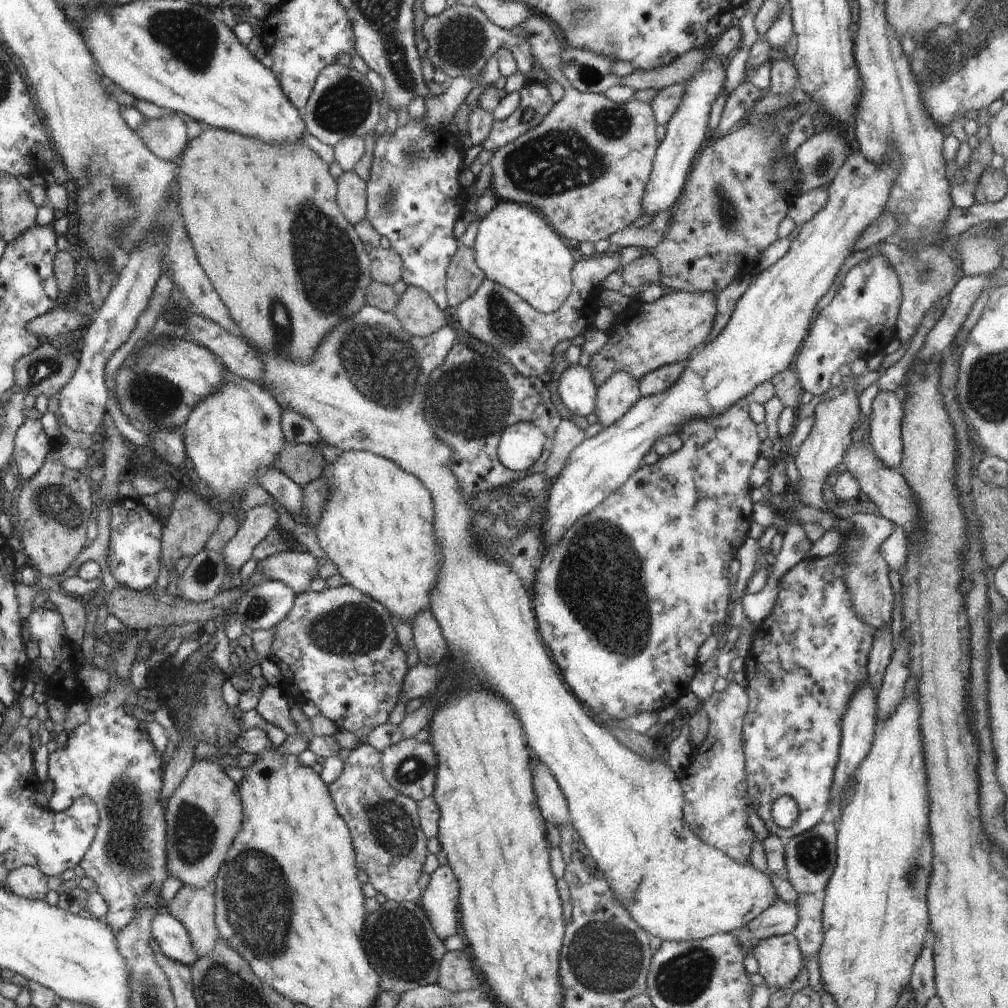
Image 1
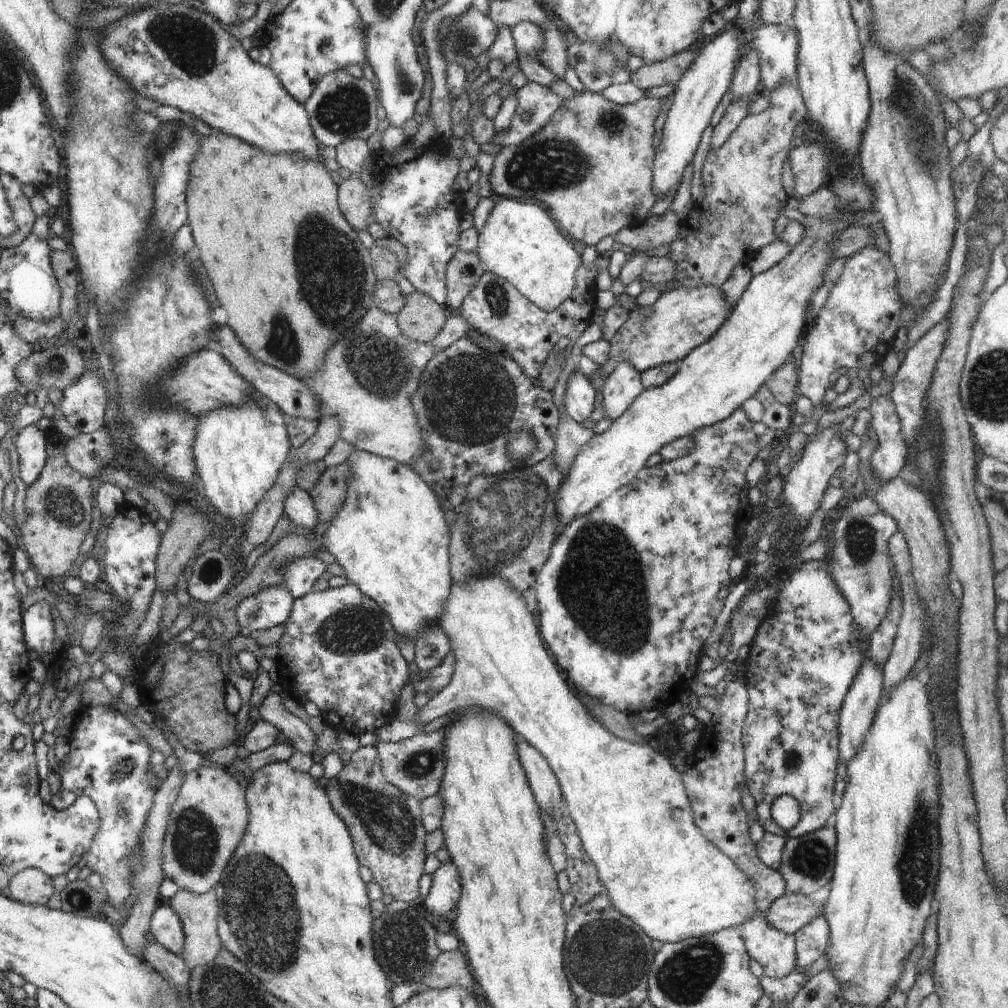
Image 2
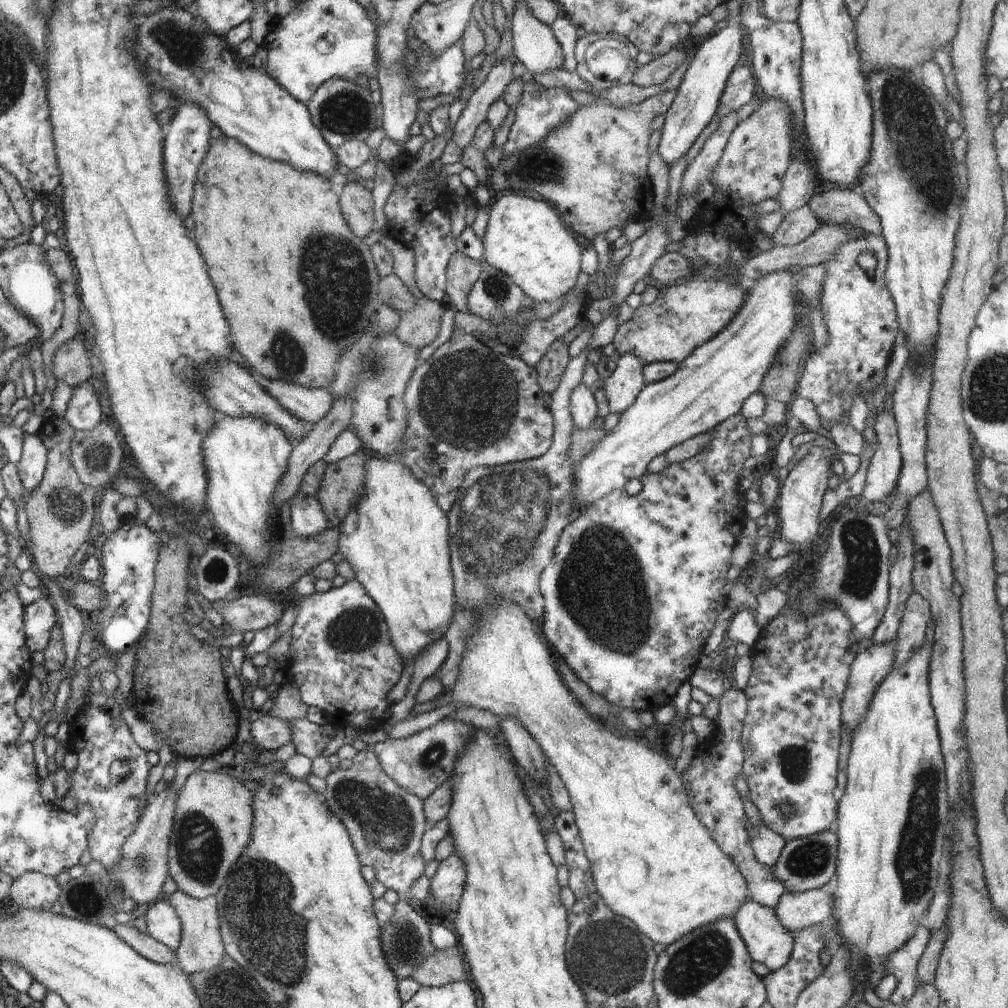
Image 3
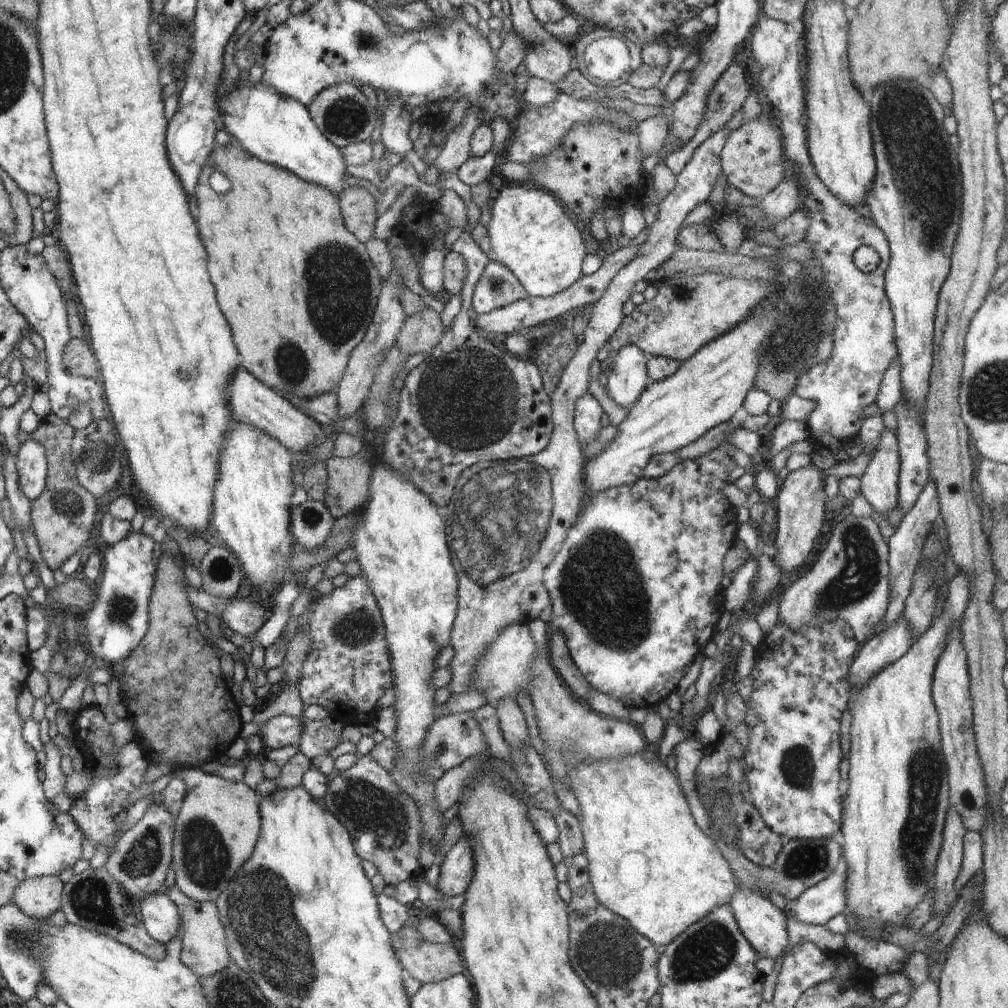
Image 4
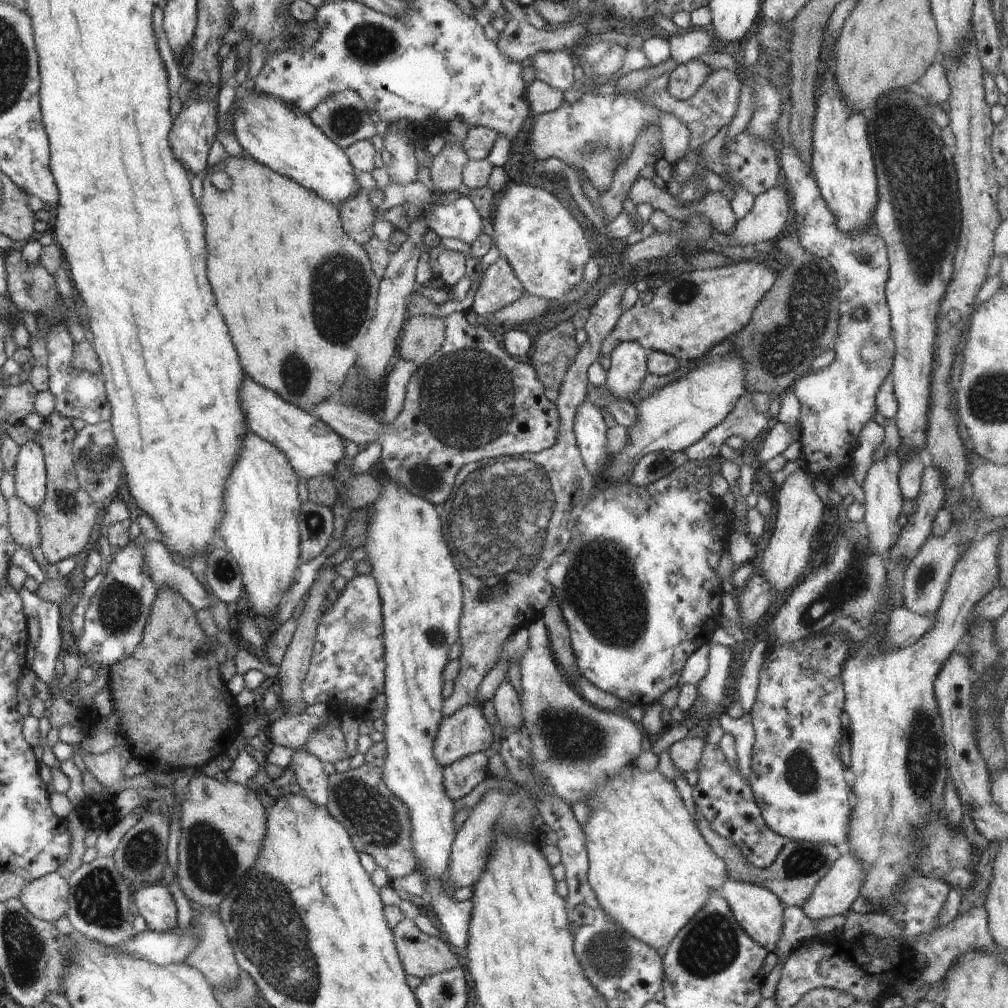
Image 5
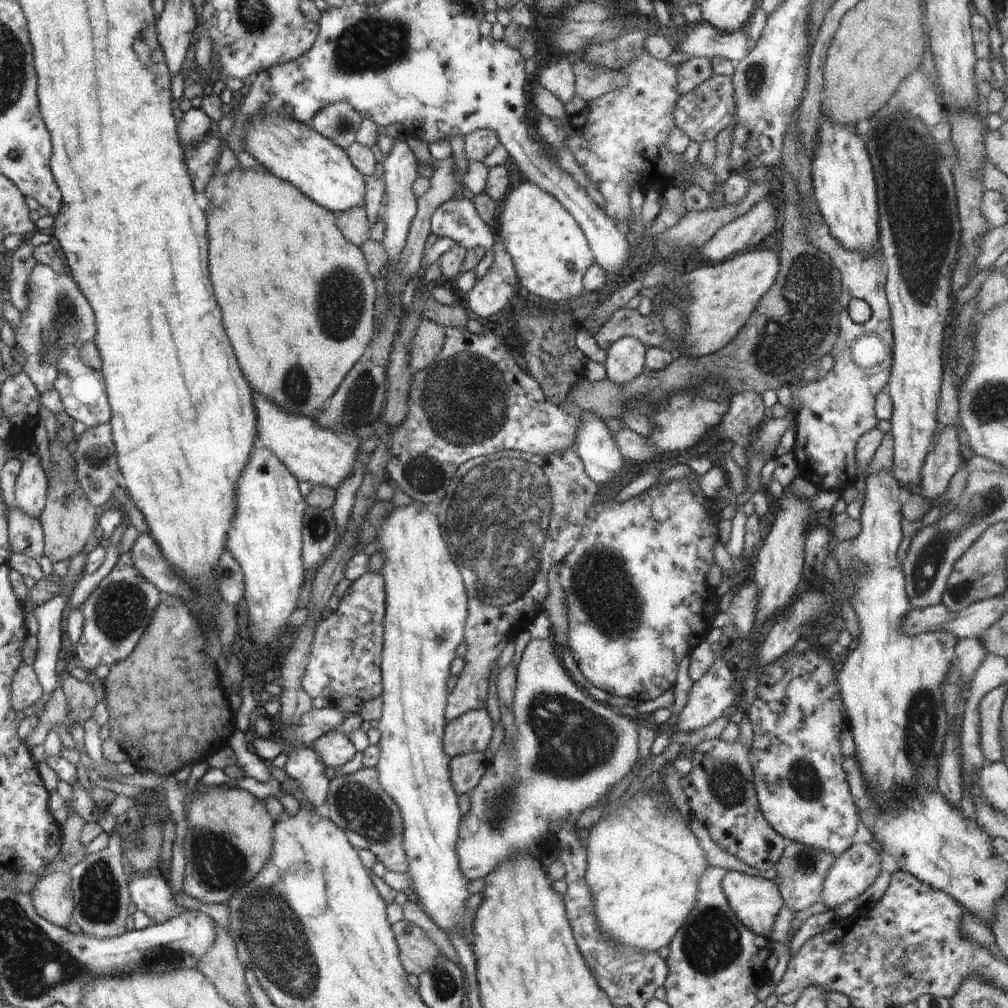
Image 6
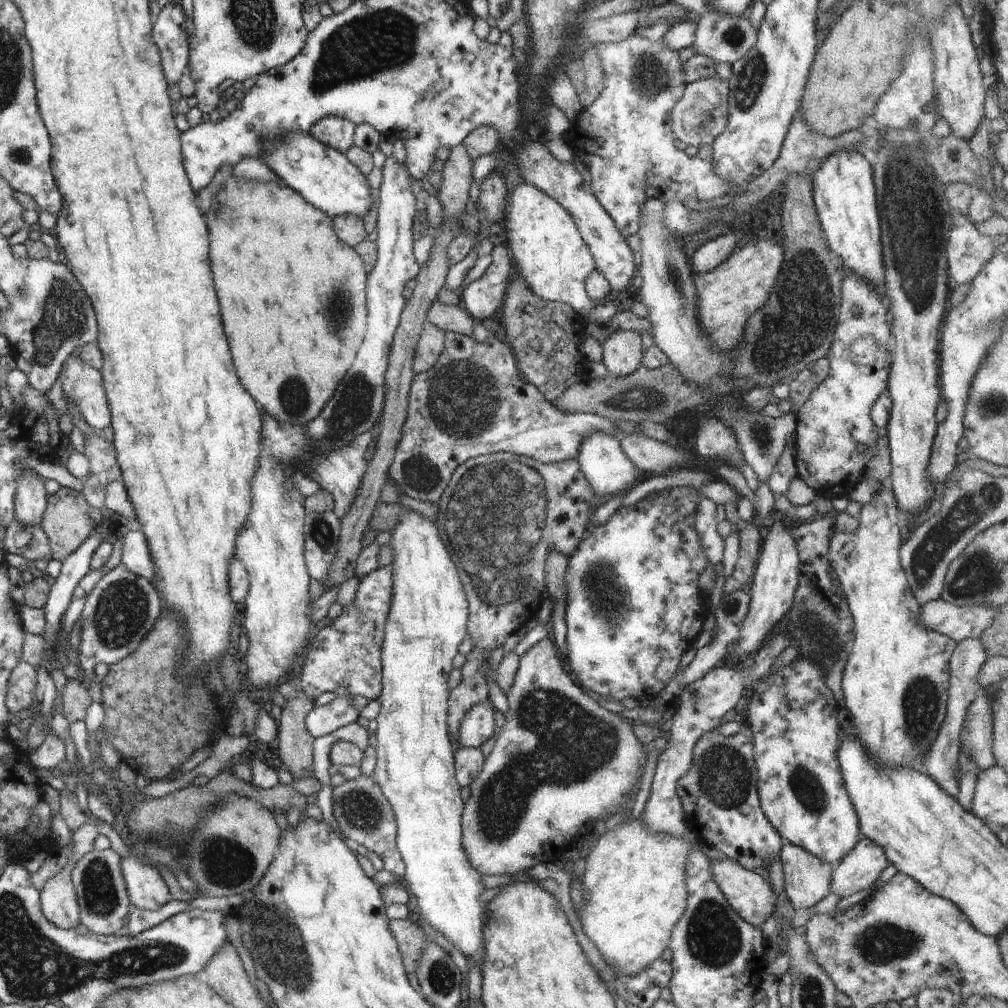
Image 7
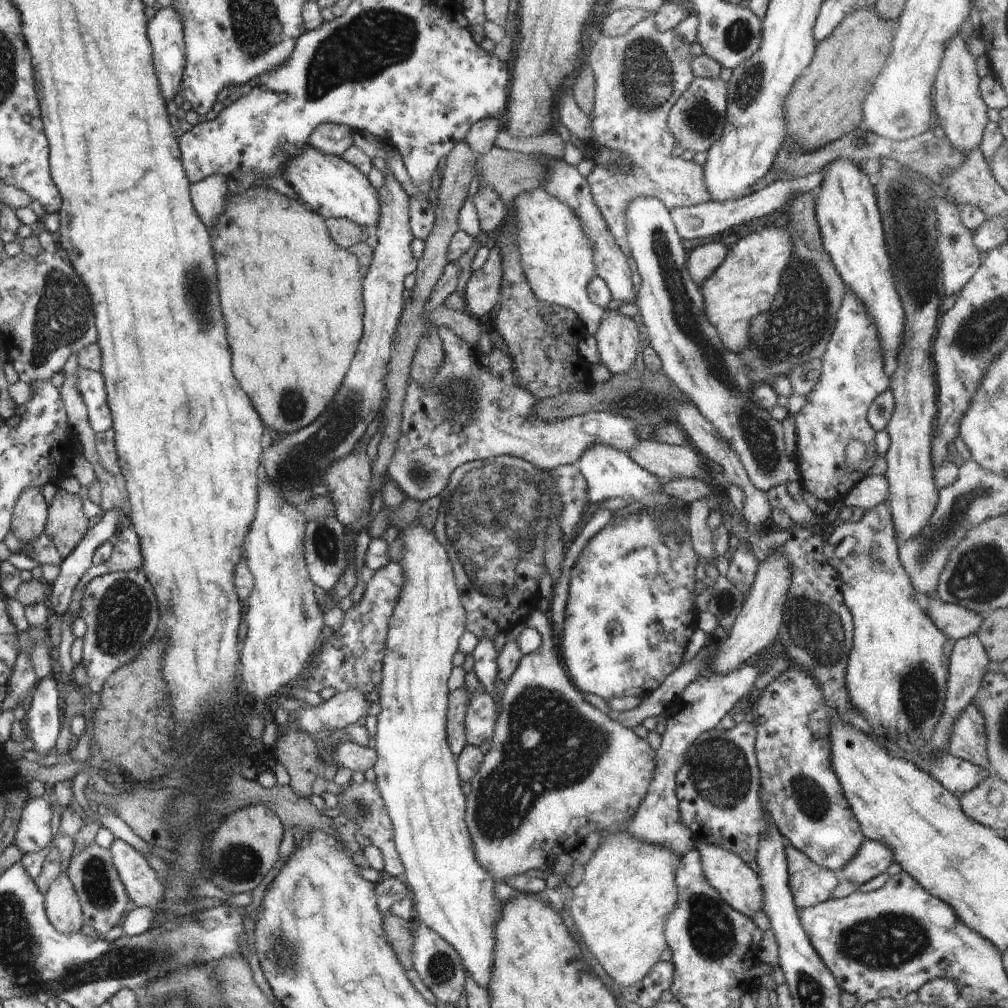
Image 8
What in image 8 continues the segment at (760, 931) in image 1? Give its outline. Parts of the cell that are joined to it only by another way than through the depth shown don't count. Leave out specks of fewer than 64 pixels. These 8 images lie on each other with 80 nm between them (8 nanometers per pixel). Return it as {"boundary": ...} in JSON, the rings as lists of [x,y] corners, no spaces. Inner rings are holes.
{"boundary":[[[864,839],[856,854],[837,873],[840,881],[862,885],[882,872],[893,863],[892,851],[880,841]]]}

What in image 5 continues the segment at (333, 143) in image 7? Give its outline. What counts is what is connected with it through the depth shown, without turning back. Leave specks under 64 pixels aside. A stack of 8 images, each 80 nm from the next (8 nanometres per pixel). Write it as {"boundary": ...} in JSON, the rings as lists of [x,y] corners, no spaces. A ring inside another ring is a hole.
{"boundary":[[[352,89],[327,96],[308,115],[334,144],[343,149],[356,141],[371,139],[381,130],[370,119],[366,103]]]}

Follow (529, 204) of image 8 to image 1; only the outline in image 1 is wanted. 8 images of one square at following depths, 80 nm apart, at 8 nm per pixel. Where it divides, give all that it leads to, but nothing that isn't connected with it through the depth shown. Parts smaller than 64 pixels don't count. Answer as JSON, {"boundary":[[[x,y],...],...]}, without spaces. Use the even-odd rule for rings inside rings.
{"boundary":[[[498,201],[492,211],[478,221],[472,249],[486,279],[515,292],[542,314],[554,312],[570,296],[574,256],[544,216],[528,205]]]}

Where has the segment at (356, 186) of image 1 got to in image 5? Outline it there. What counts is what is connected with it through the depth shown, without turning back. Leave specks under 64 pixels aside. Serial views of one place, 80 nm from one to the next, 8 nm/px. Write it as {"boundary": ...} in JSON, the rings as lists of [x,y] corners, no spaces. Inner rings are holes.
{"boundary":[[[360,190],[338,206],[341,228],[358,244],[365,245],[373,236],[374,212],[368,192]]]}

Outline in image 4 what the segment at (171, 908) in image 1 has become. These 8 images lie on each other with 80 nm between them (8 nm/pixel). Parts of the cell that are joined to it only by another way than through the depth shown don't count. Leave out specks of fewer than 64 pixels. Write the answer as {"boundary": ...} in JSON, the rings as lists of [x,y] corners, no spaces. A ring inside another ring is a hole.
{"boundary":[[[178,888],[170,889],[168,898],[176,905],[181,917],[182,951],[180,960],[185,967],[191,968],[198,977],[209,977],[223,971],[232,961],[225,947],[224,925],[221,923],[217,906],[213,902],[196,902],[188,898]]]}

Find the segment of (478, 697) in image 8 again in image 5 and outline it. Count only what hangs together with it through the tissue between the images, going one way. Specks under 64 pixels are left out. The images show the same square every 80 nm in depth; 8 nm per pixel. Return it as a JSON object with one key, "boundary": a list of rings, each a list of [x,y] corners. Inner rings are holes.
{"boundary":[[[466,705],[441,718],[433,753],[438,764],[447,767],[468,755],[486,752],[492,742],[492,729],[480,706]]]}

